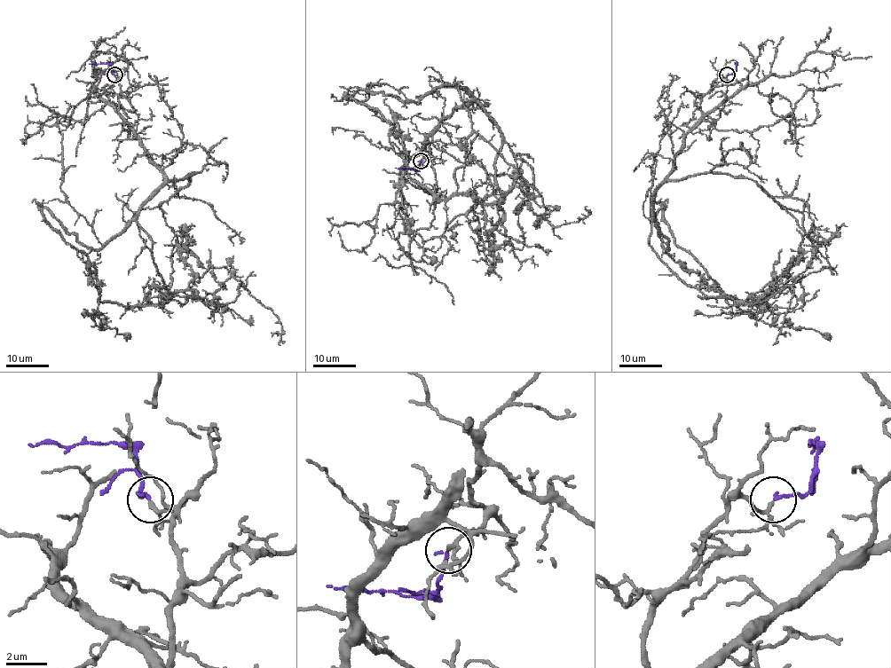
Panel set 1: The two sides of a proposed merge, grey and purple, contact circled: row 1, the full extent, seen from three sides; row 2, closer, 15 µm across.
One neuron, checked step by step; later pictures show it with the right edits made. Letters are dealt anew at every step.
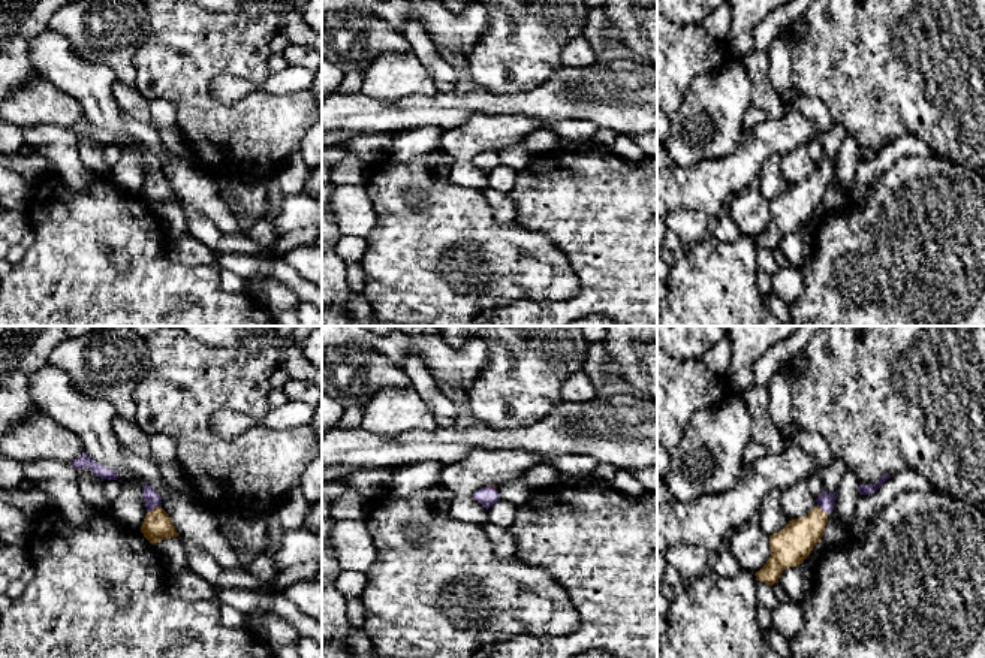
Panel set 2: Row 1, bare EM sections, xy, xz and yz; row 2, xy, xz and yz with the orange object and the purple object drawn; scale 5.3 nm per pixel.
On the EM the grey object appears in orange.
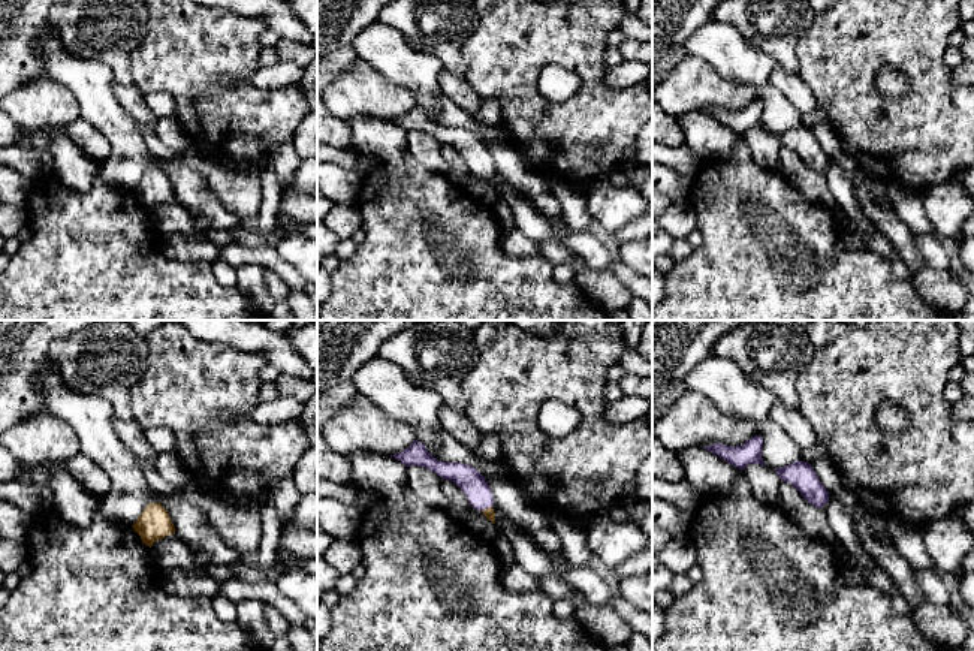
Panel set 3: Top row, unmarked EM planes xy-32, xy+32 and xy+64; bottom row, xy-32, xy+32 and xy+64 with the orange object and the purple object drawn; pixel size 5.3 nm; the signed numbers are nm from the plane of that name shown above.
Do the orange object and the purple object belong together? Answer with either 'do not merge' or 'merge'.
merge

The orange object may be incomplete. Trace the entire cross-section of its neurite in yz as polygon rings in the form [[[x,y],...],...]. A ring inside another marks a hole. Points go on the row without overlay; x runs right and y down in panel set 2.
[[[822,157],[817,170],[804,182],[792,184],[784,194],[769,200],[771,221],[754,239],[756,245],[768,250],[778,248],[781,238],[789,232],[796,232],[811,218],[813,212],[822,206],[828,187],[828,176],[835,170],[835,157]]]

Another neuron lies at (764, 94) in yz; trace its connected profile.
[[[754,49],[741,60],[751,79],[751,106],[760,109],[766,118],[783,118],[787,108],[771,79],[768,52]]]

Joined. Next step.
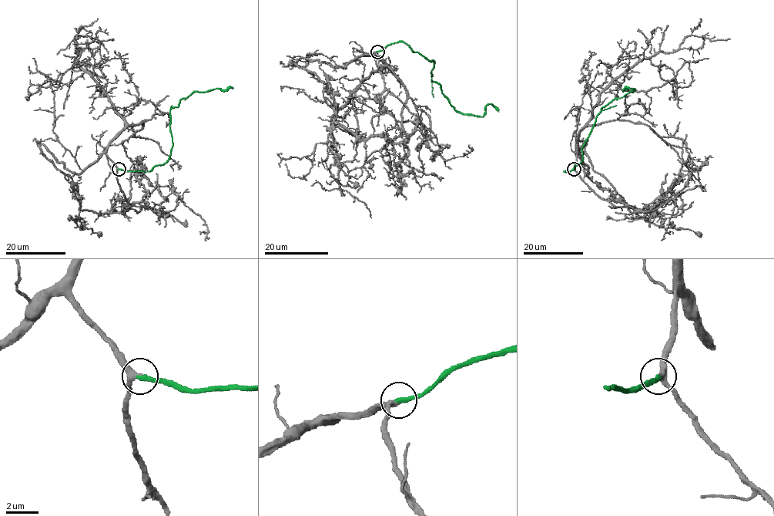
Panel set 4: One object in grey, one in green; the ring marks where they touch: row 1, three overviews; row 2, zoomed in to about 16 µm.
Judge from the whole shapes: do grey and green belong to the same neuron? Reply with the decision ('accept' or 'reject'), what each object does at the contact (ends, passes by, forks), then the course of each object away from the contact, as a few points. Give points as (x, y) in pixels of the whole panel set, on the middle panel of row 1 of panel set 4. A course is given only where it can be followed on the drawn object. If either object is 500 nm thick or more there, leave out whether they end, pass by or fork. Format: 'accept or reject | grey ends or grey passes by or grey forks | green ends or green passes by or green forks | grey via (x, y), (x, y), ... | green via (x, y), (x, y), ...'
accept | grey passes by | green ends | grey via (376, 52), (363, 55), (383, 66), (333, 119), (329, 170), (371, 218) | green via (376, 52), (404, 42), (434, 62), (432, 80), (458, 111), (483, 116), (489, 104), (498, 111)

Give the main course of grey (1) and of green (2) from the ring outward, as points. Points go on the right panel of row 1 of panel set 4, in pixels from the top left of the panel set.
1: (574, 169), (577, 134), (591, 117), (598, 96), (614, 79), (659, 52), (676, 51), (691, 35), (730, 39)
2: (574, 169), (564, 172), (569, 172), (583, 159), (584, 143), (596, 116), (634, 89), (623, 89), (630, 89)

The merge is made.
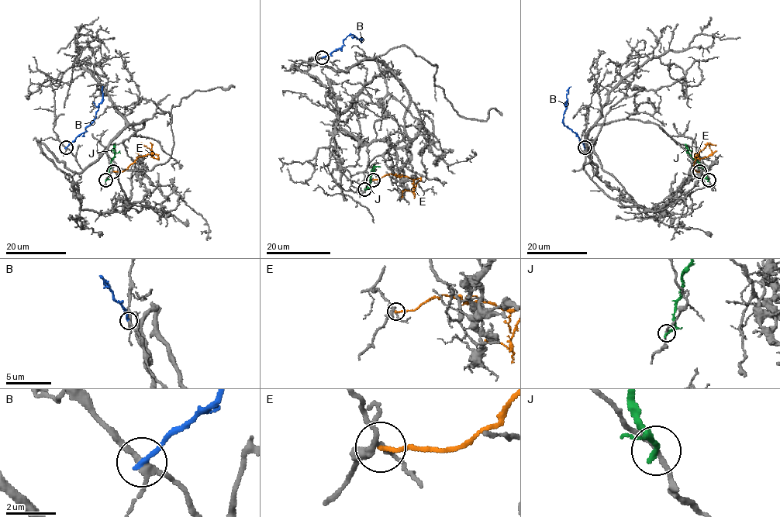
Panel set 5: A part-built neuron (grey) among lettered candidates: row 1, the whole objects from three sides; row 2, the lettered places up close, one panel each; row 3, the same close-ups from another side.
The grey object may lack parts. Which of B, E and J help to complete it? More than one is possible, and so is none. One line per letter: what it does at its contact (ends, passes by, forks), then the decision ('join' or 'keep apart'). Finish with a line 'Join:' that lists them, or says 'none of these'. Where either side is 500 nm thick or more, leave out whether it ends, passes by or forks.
B: it ends | keep apart
E: it ends | keep apart
J: it ends | keep apart
Join: none of these

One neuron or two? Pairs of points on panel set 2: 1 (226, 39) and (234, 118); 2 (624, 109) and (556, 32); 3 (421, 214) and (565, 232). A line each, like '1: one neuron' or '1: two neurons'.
1: one neuron
2: two neurons
3: two neurons

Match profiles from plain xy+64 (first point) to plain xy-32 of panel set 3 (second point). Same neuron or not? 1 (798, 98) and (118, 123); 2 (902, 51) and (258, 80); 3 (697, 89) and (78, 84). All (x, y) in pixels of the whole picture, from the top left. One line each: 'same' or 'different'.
1: different
2: different
3: different

